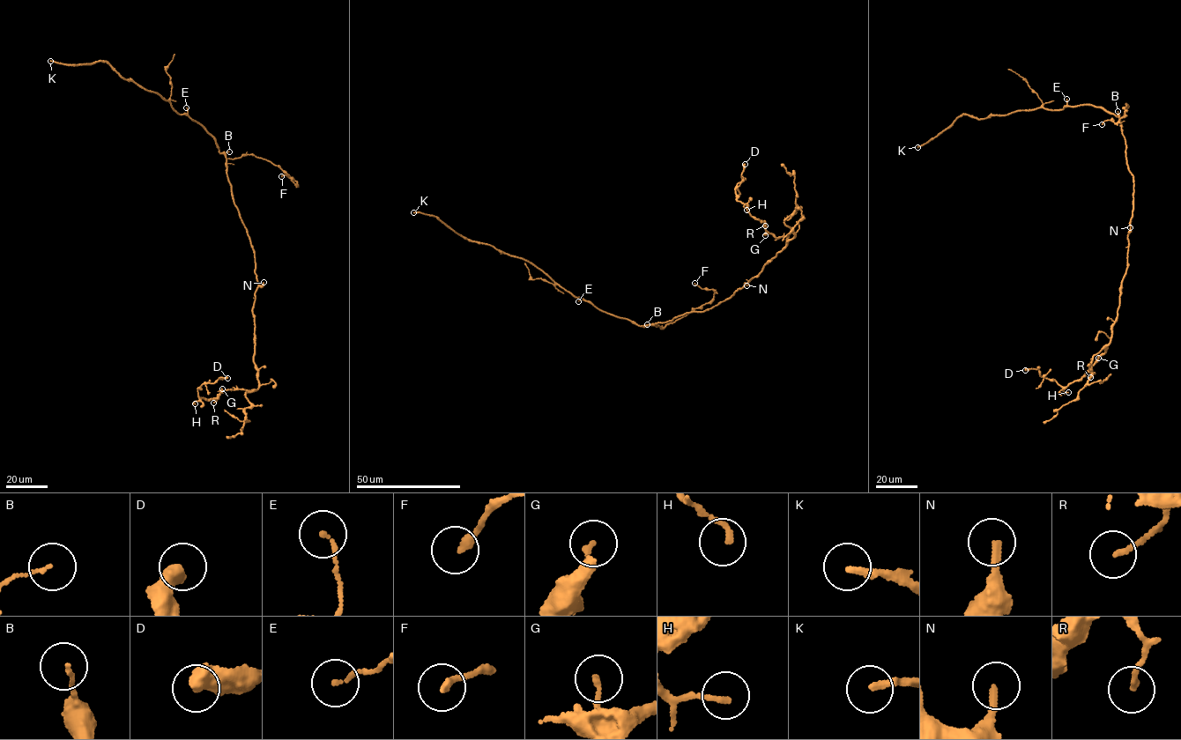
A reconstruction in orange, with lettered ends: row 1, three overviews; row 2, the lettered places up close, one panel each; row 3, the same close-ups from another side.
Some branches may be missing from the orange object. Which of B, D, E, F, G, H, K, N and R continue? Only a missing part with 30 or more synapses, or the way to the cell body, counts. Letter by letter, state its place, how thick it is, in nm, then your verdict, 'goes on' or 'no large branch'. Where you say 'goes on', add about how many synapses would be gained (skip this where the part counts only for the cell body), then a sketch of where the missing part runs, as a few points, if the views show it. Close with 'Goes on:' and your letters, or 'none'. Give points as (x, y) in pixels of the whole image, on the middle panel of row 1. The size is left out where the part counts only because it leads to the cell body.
B: at (647, 324); 90 nm thick; no large branch
D: at (745, 164); 550 nm thick; no large branch
E: at (578, 301); 130 nm thick; no large branch
F: at (694, 283); 220 nm thick; no large branch
G: at (765, 235); 160 nm thick; no large branch
H: at (746, 210); 170 nm thick; no large branch
K: at (413, 212); 200 nm thick; goes on; about 200 synapses
N: at (746, 285); 220 nm thick; goes on; about 45 synapses; missing branch runs (746, 285), (746, 290), (742, 293), (745, 286), (740, 284), (744, 299)
R: at (765, 225); 160 nm thick; no large branch
Goes on: K, N

